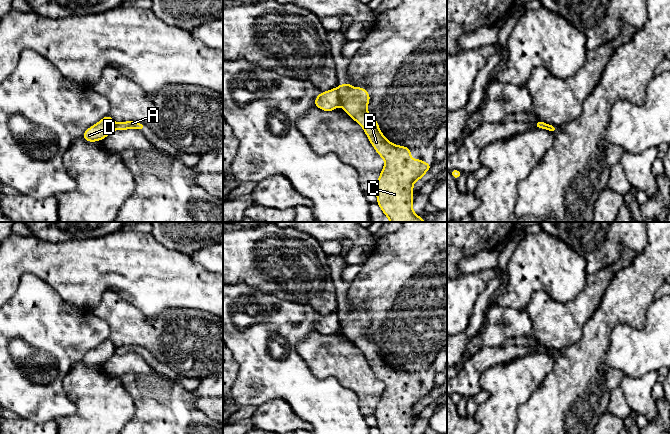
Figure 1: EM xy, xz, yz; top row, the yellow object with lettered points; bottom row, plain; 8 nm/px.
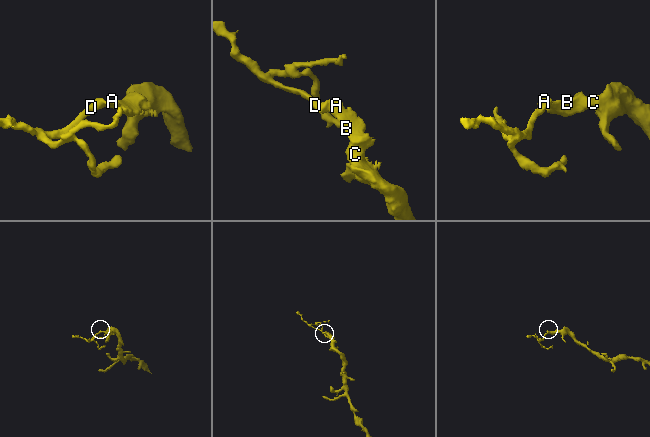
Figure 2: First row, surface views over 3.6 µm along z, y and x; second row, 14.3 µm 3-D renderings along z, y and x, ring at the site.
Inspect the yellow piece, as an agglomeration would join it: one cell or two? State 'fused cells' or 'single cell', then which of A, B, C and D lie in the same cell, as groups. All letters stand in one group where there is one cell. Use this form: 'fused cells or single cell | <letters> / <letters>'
fused cells | A B C / D

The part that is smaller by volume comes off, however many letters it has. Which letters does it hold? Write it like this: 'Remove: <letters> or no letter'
Remove: D

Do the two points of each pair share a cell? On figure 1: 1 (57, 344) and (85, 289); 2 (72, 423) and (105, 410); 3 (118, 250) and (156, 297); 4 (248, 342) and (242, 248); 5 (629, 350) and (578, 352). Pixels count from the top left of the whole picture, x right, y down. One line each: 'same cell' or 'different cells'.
1: different cells
2: same cell
3: same cell
4: different cells
5: different cells

